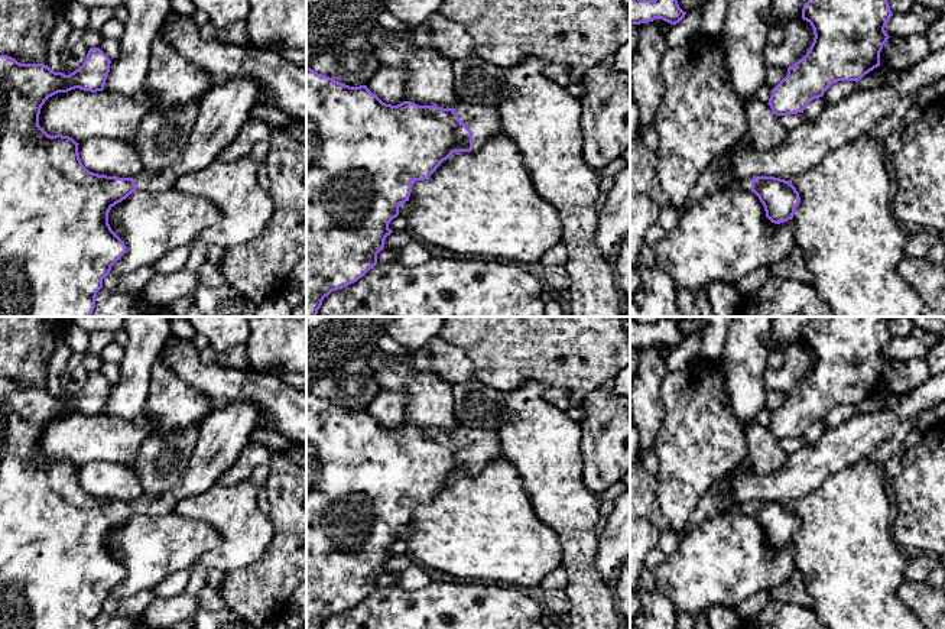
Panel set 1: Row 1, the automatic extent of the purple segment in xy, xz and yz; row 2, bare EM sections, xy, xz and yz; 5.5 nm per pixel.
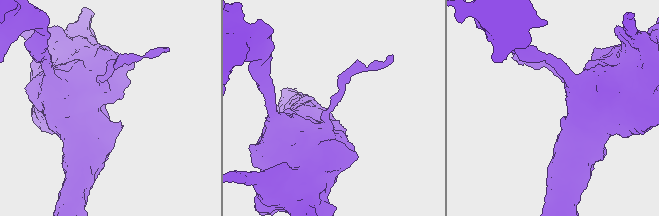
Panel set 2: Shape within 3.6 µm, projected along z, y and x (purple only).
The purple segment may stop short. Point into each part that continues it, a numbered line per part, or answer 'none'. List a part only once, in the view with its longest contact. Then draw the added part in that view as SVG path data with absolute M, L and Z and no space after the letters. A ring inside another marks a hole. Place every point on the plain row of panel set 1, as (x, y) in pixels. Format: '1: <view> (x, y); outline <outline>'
1: xz (484, 446); outline M458 427L454 432L459 444L472 455L472 474L503 453L497 431Z

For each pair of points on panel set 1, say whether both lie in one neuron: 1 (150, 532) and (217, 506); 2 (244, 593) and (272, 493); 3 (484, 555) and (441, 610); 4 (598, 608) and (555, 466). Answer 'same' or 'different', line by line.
1: different
2: same
3: different
4: same

